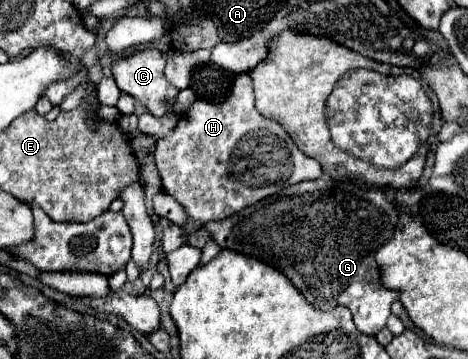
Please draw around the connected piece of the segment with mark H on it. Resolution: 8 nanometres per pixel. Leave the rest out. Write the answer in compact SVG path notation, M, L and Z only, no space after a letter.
M248 73L236 75L226 101L194 101L180 117L176 129L156 141L154 155L164 191L186 209L188 221L182 225L184 239L206 223L222 221L242 211L242 207L266 199L266 195L322 175L322 167L316 159L304 155L276 121L256 111Z

